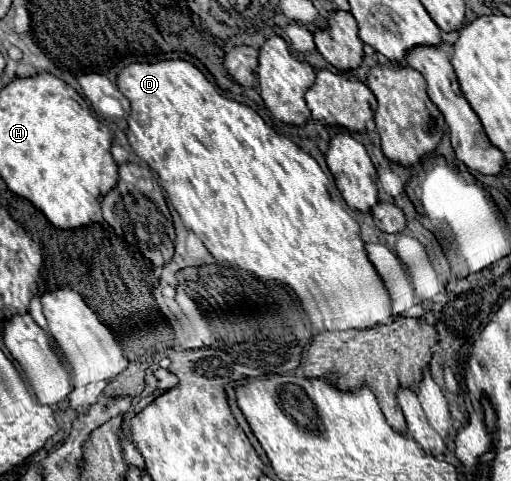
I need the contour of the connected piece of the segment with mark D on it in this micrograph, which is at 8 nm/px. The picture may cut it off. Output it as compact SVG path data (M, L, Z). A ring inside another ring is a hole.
M167 59L167 61L159 61L159 63L129 63L127 67L121 69L121 73L117 77L117 87L131 103L131 113L127 117L127 139L131 143L133 151L159 175L159 185L167 191L173 207L177 209L177 213L183 219L185 229L197 233L197 237L203 241L203 245L209 249L209 253L217 261L229 263L231 267L237 267L237 269L249 271L249 273L255 273L261 279L273 279L273 281L289 285L297 293L297 297L301 299L301 305L303 305L305 313L309 315L315 333L339 331L339 329L369 329L379 323L387 323L391 319L391 301L389 301L387 289L383 287L383 281L379 279L375 267L371 265L371 261L367 259L367 255L363 251L359 225L343 209L341 201L331 193L327 175L321 171L321 167L317 165L317 161L309 153L299 149L287 137L277 135L277 131L273 131L249 105L223 97L215 89L215 85L191 61Z

